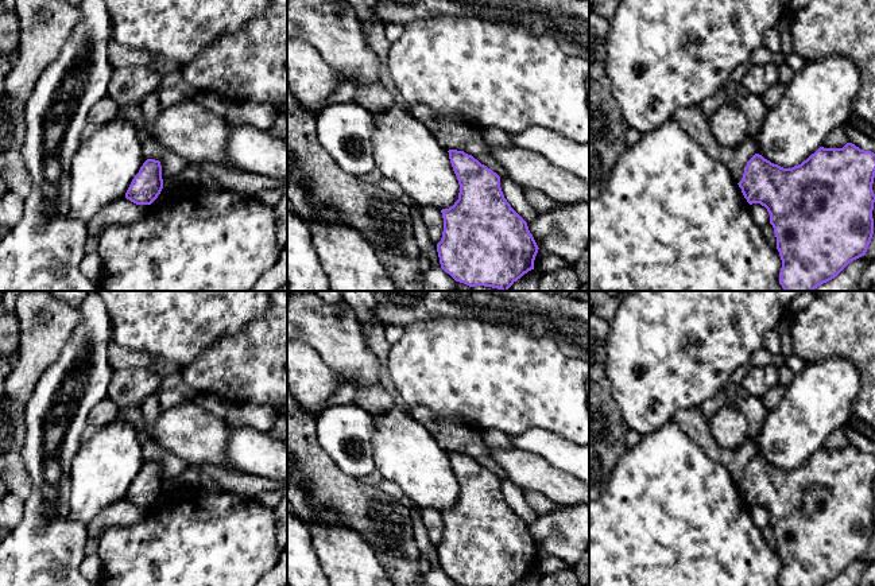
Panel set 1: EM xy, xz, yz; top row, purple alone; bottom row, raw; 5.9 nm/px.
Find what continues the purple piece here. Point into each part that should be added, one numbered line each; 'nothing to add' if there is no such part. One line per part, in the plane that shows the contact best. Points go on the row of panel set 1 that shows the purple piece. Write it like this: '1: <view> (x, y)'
nothing to add

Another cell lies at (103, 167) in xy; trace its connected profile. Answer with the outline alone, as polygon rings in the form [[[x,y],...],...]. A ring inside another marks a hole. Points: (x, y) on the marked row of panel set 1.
[[[116,119],[82,140],[71,159],[69,218],[85,225],[104,207],[125,197],[146,162],[136,127]]]

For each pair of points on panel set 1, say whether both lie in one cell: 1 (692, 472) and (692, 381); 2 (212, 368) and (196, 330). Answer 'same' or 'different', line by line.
1: different
2: different

